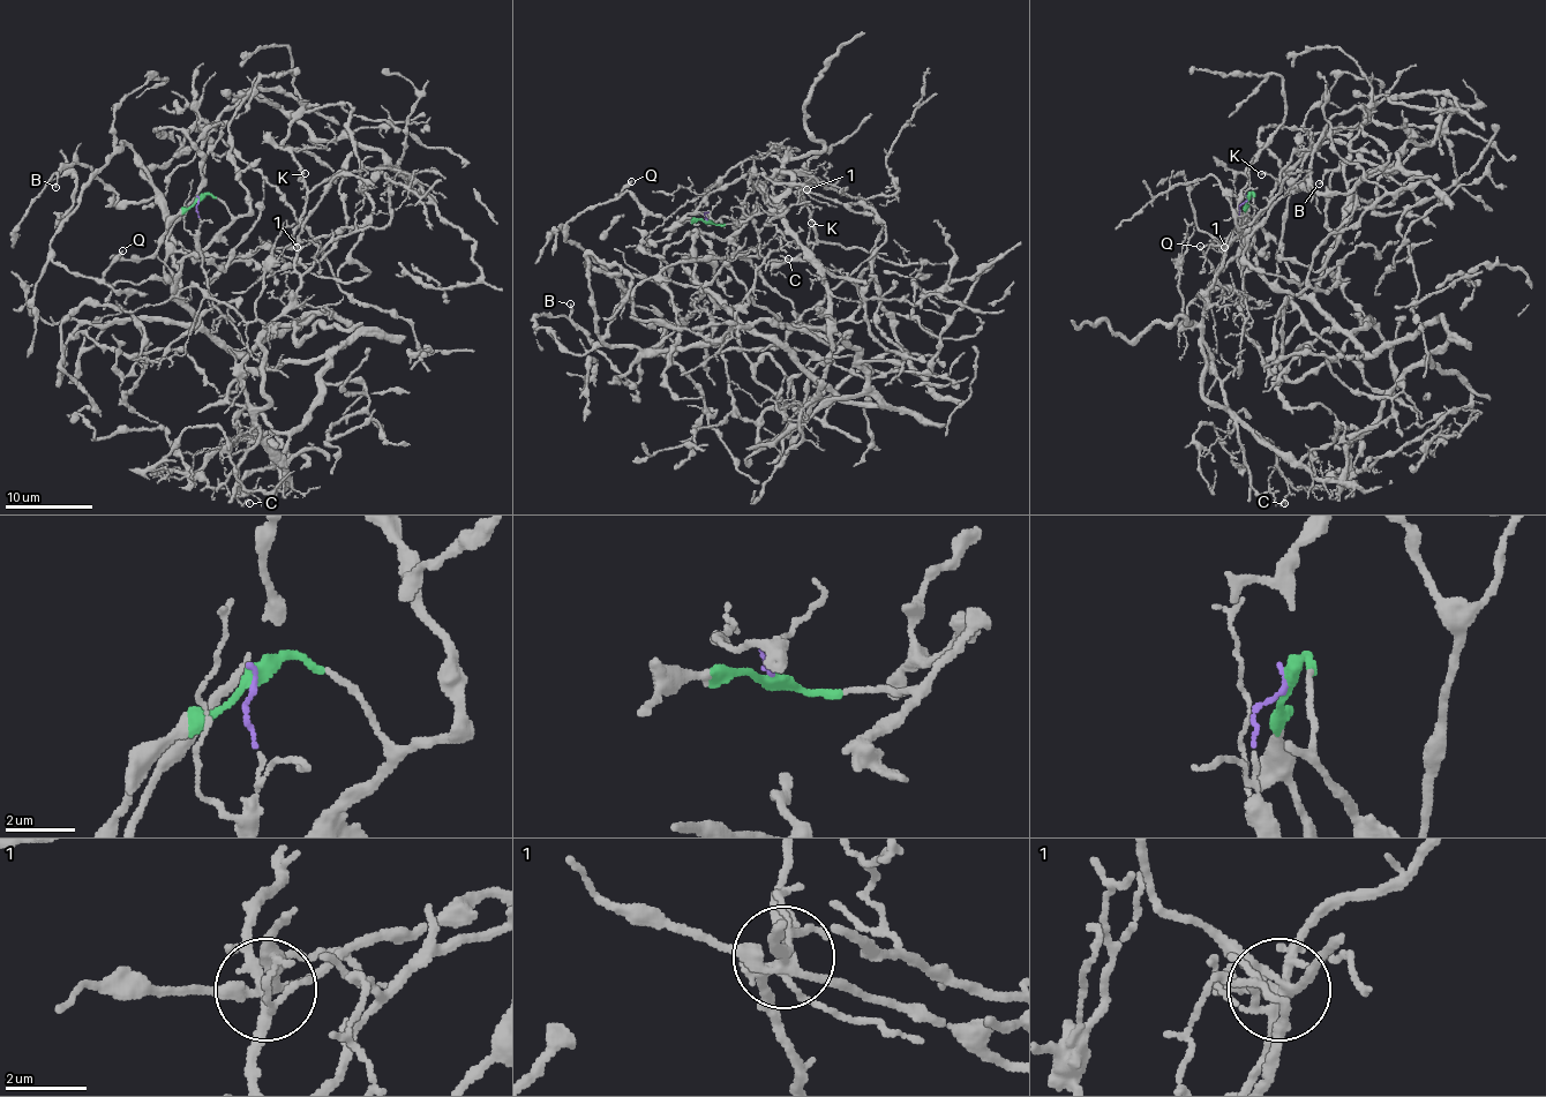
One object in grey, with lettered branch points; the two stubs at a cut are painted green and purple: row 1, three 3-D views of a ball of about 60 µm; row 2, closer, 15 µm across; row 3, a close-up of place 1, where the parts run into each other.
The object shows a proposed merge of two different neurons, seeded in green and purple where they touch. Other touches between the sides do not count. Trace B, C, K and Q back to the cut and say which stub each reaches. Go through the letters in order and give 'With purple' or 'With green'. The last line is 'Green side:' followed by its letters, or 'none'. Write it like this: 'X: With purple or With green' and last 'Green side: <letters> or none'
B: With green
C: With purple
K: With purple
Q: With green
Green side: B, Q

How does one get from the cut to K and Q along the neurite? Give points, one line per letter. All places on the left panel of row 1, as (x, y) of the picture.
K: (197, 198), (207, 293), (245, 346), (242, 381), (242, 358), (300, 285), (294, 239), (306, 204), (305, 174)
Q: (197, 198), (230, 223), (184, 260), (173, 299), (165, 208), (121, 144), (50, 245), (90, 278), (122, 250)

